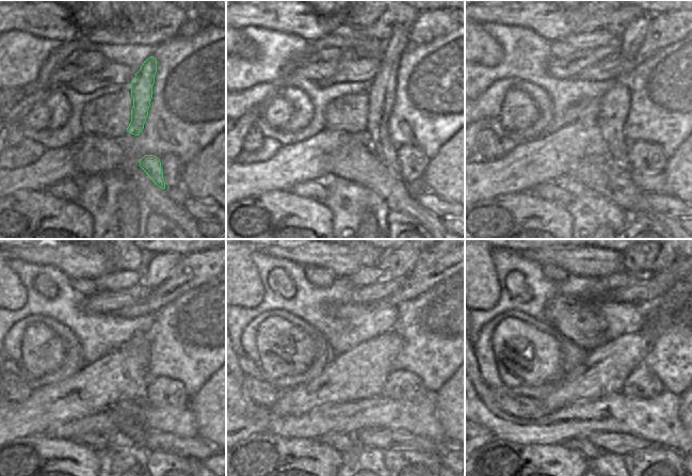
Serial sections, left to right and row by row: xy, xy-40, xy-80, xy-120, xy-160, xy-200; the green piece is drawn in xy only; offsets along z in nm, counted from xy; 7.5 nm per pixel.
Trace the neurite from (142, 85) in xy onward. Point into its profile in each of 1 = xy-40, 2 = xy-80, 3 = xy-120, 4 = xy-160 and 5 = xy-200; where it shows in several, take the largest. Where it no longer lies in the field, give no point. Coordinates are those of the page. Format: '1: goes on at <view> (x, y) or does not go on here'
1: goes on at xy-40 (382, 92)
2: goes on at xy-80 (614, 107)
3: goes on at xy-120 (161, 265)
4: goes on at xy-160 (398, 264)
5: goes on at xy-200 (637, 260)

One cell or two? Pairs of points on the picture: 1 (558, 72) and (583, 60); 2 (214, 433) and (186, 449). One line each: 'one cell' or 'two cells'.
1: one cell
2: two cells

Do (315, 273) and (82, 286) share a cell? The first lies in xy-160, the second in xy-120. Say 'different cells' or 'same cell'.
same cell

